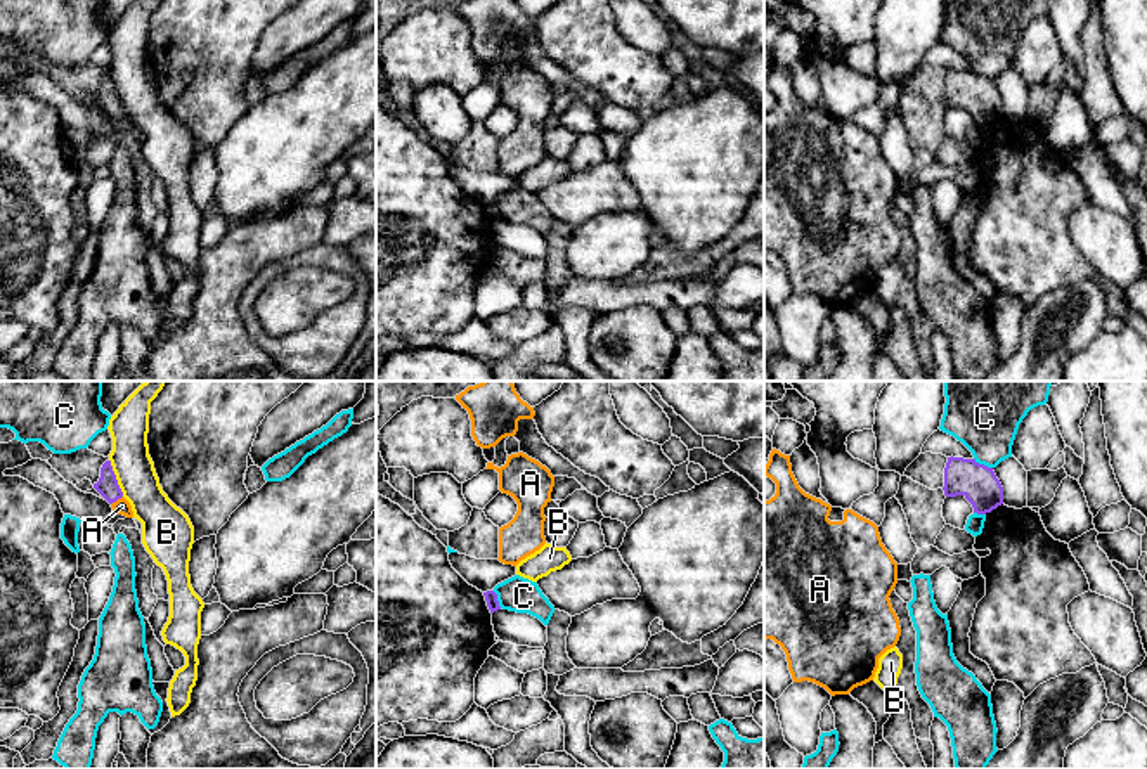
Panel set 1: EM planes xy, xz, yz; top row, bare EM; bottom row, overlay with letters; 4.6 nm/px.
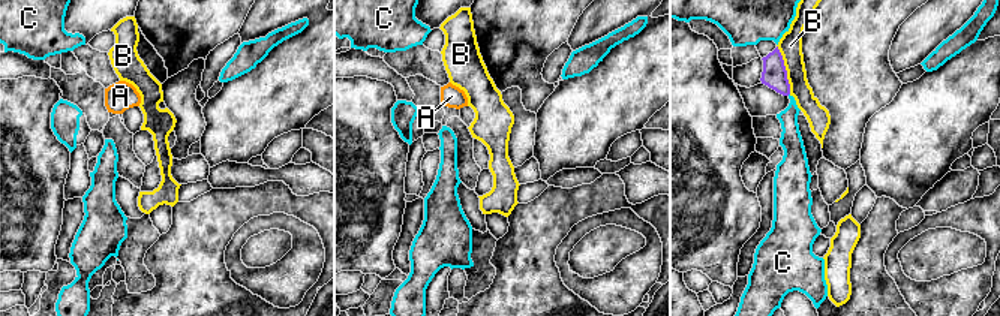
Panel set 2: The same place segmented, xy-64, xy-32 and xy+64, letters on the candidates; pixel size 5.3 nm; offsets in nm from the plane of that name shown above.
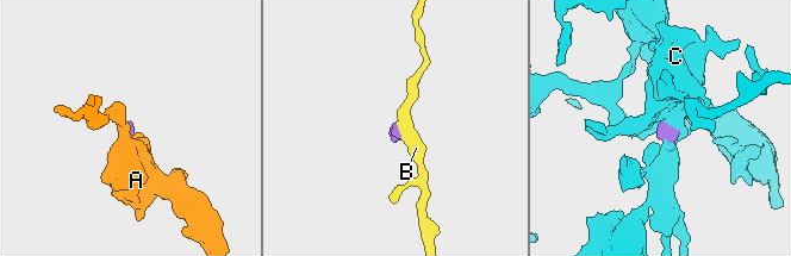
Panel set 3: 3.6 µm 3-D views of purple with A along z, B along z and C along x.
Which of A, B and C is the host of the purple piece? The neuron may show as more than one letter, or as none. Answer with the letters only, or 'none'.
A

